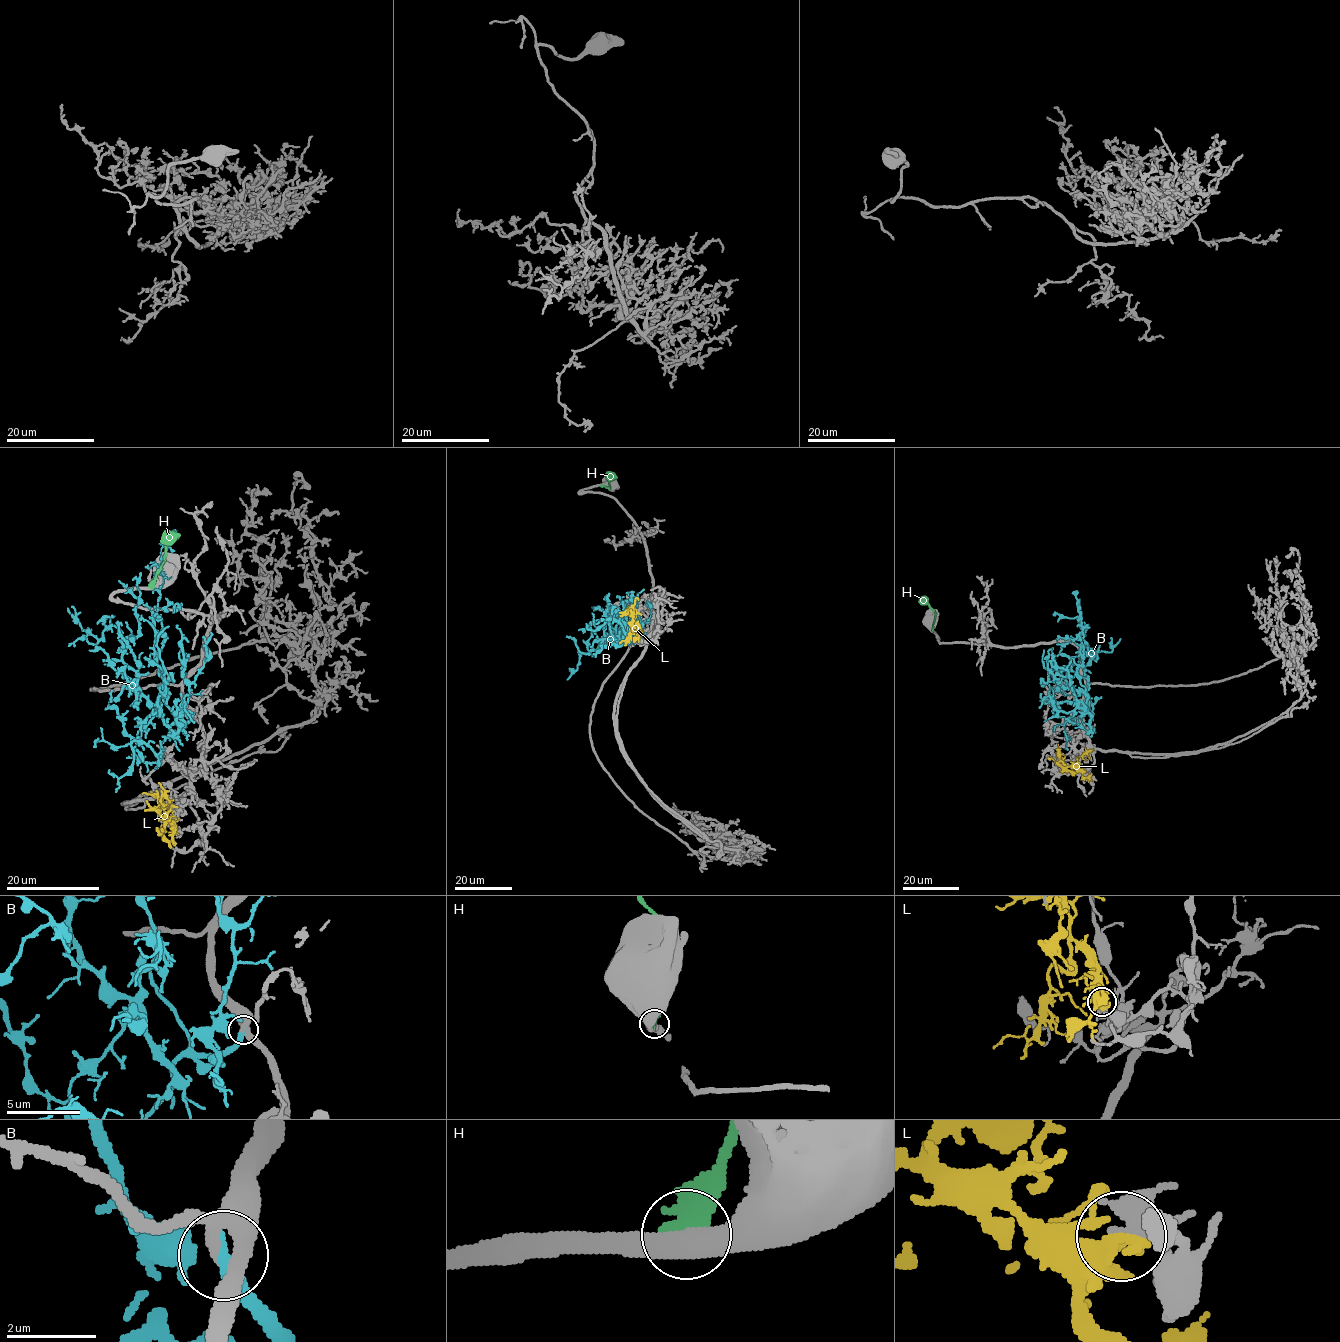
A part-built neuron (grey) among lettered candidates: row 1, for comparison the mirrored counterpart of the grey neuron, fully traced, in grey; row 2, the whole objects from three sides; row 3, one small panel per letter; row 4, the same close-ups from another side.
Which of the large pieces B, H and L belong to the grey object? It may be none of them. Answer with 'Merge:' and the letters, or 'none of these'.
Merge: B

